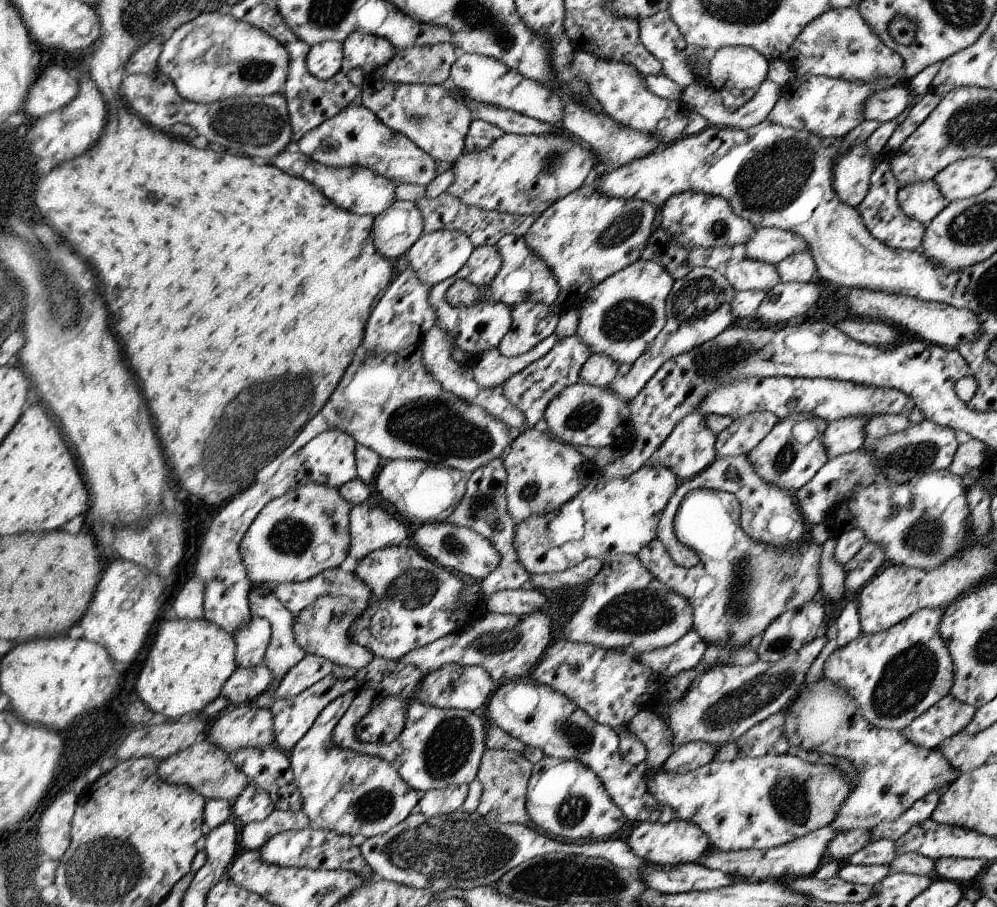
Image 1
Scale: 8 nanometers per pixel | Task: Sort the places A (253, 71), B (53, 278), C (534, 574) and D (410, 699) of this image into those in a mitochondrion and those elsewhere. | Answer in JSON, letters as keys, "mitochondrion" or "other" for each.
{"A":"mitochondrion","B":"mitochondrion","C":"other","D":"other"}

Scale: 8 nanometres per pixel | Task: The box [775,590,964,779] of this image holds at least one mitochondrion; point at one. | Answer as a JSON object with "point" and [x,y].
{"point":[909,676]}

